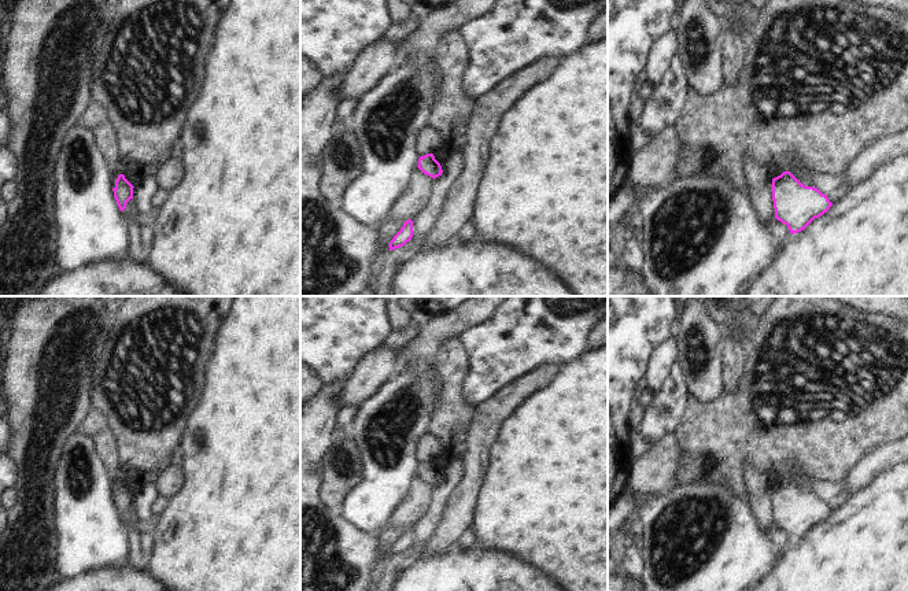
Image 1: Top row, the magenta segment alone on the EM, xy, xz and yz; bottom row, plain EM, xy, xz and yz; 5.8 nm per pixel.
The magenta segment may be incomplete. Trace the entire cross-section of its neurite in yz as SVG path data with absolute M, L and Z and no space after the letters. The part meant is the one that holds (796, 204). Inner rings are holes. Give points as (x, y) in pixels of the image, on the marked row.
M790 171L772 178L771 188L775 218L785 224L791 234L804 230L833 206L827 195L817 188L805 186Z

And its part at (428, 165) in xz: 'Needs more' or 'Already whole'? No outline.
Already whole.

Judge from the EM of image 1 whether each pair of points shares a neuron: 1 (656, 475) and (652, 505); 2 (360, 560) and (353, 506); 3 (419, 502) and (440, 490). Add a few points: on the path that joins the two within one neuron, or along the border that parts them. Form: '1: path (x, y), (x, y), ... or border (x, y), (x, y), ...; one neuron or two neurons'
1: border (627, 486), (642, 494), (664, 492); two neurons
2: border (338, 510), (355, 527), (375, 535); two neurons
3: border (434, 487), (427, 510), (414, 523); two neurons

